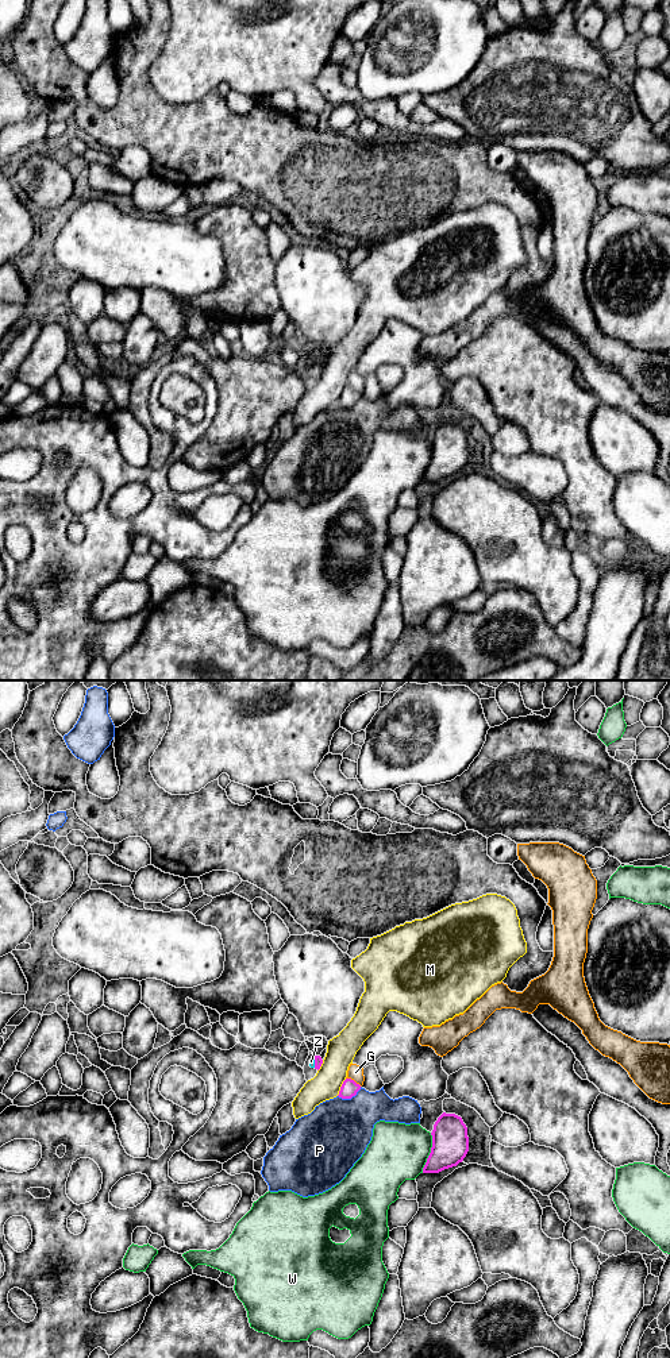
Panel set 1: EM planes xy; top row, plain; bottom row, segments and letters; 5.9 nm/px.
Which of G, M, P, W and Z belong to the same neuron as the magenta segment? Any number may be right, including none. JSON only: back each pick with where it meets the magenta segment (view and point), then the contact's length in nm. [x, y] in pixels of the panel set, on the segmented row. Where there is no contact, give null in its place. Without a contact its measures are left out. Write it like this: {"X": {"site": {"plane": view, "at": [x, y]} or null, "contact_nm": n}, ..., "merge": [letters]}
{"Z": {"site": {"plane": "xy", "at": [315, 1063]}, "contact_nm": 70}, "merge": ["Z"]}

